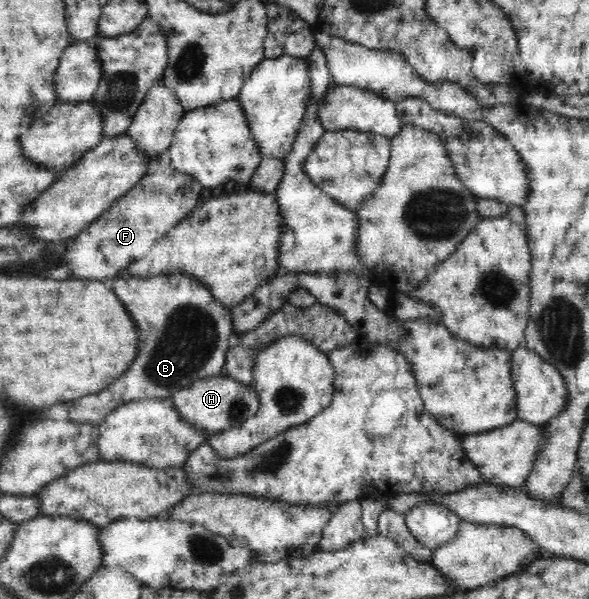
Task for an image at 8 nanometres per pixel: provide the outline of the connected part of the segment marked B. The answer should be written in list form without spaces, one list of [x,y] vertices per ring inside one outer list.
[[[178,272],[149,278],[134,276],[132,279],[114,279],[114,291],[120,301],[126,305],[128,313],[138,325],[140,331],[140,353],[134,365],[108,389],[96,395],[82,397],[78,401],[68,403],[68,415],[72,421],[99,425],[99,423],[120,405],[128,401],[168,399],[180,389],[184,389],[197,379],[223,375],[228,353],[230,335],[234,332],[230,310],[222,305],[210,293],[204,284],[194,276]]]

